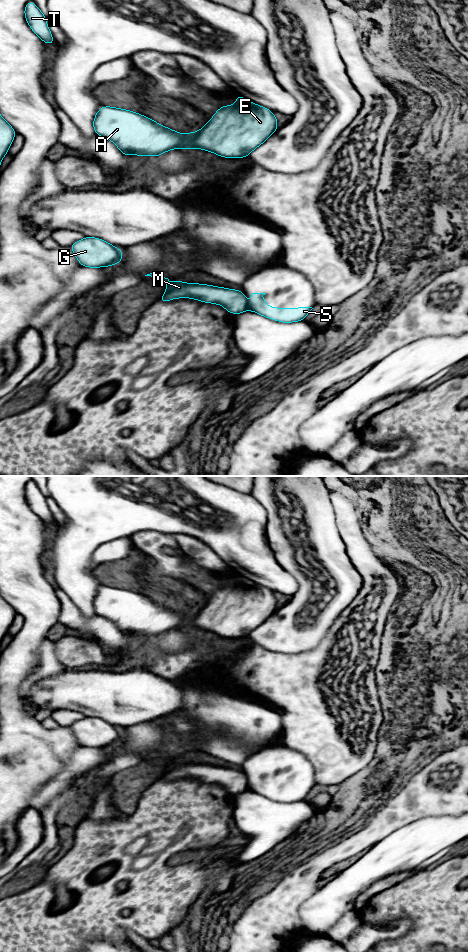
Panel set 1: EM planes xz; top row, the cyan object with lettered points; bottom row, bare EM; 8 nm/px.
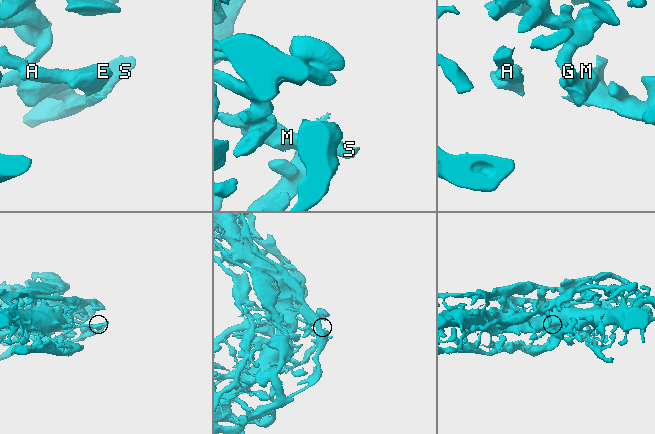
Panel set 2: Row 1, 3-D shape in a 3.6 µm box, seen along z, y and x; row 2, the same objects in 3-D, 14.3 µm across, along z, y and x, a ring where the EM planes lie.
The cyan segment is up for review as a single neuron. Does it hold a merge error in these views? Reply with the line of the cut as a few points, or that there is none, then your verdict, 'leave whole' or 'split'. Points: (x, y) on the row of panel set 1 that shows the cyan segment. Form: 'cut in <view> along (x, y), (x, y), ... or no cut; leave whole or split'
cut in xz along (247, 303), (249, 309); split

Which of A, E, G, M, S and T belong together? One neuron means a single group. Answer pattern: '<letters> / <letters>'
A E G M T / S

